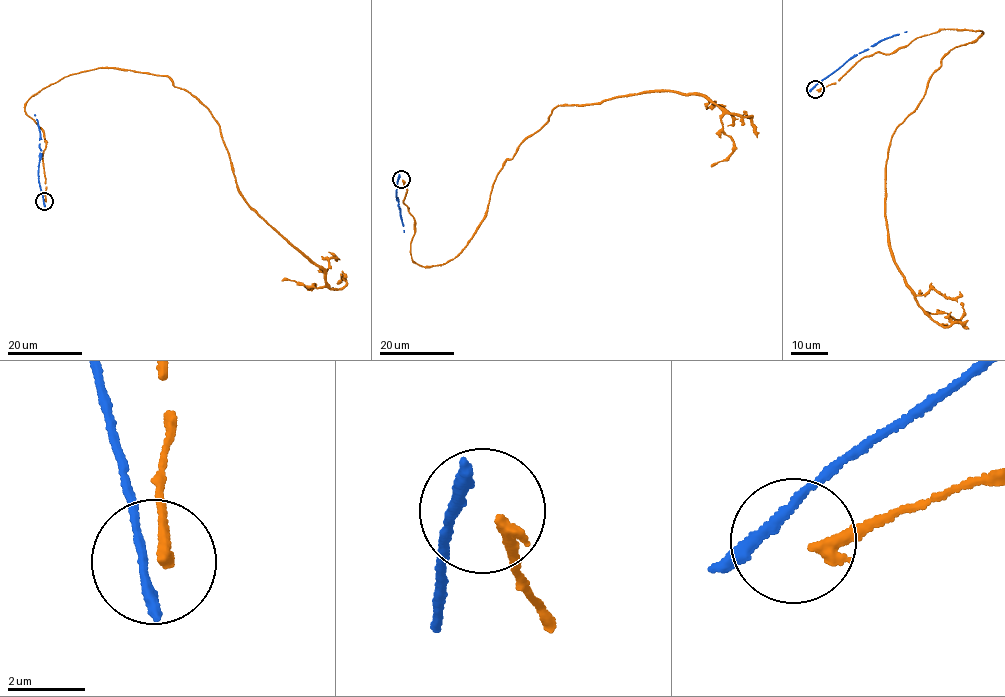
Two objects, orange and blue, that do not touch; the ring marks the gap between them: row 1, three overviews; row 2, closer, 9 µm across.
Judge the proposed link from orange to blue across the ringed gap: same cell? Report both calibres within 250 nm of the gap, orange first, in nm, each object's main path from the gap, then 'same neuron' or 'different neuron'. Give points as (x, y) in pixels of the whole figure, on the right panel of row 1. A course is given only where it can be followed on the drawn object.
calibres 360 and 240 nm; course orange (816, 89), (939, 30), (984, 33), (930, 76), (884, 184), (918, 305), (956, 320), (961, 303); course blue (813, 89), (859, 53), (906, 31); different neuron

